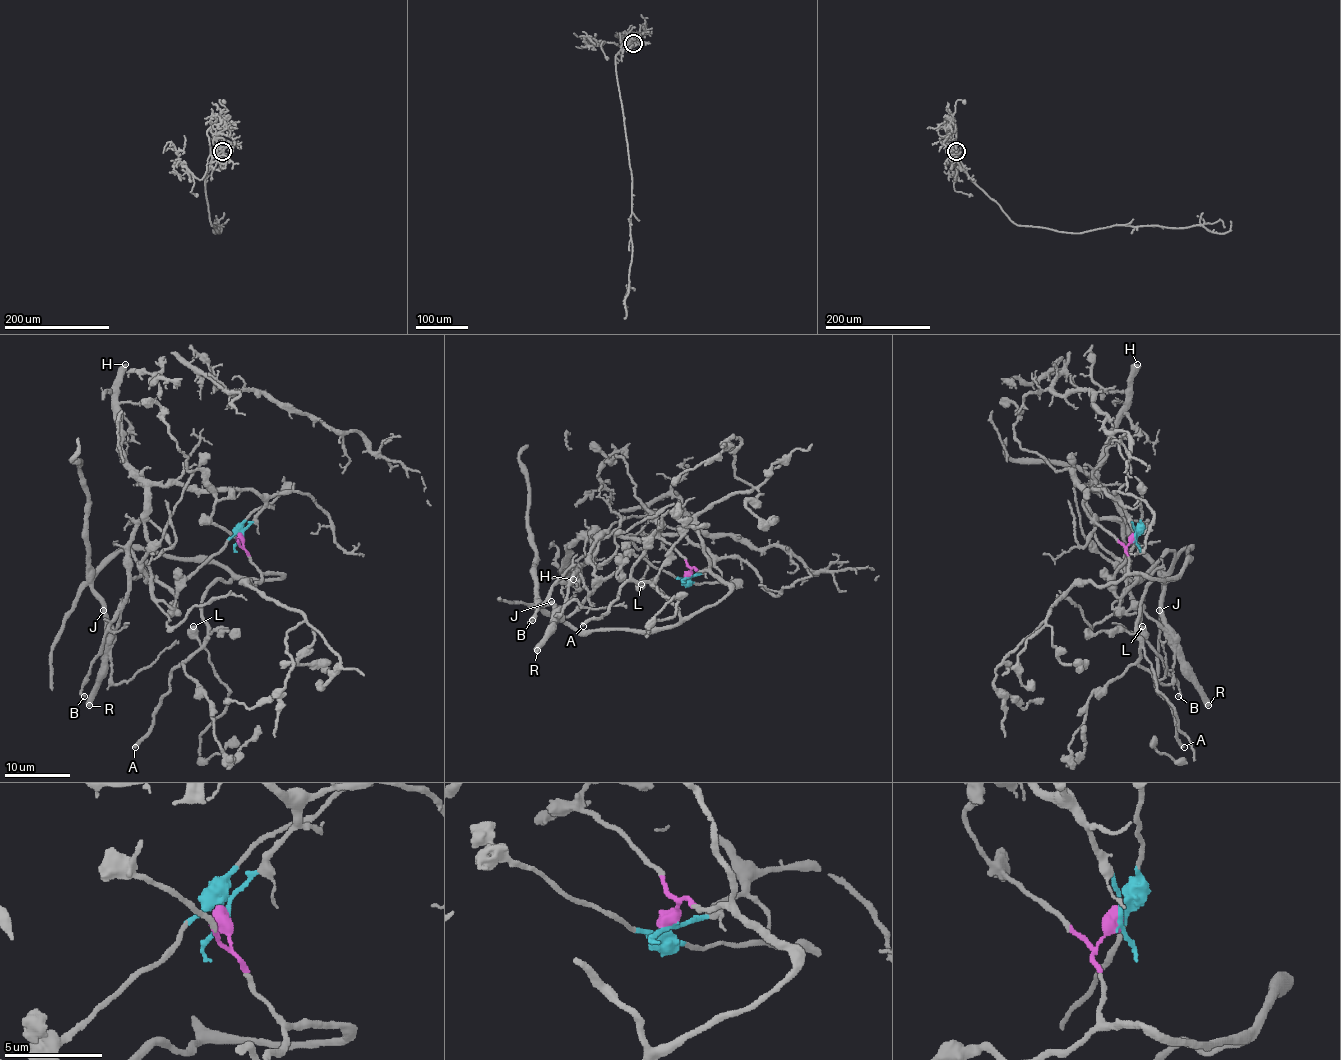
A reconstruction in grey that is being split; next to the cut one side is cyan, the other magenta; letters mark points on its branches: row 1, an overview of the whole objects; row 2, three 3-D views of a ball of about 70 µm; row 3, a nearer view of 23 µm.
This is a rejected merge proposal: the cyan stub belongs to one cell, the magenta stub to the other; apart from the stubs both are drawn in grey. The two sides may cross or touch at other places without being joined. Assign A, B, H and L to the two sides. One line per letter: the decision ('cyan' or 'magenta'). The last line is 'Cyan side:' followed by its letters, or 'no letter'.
A: magenta
B: cyan
H: cyan
L: magenta
Cyan side: B, H

